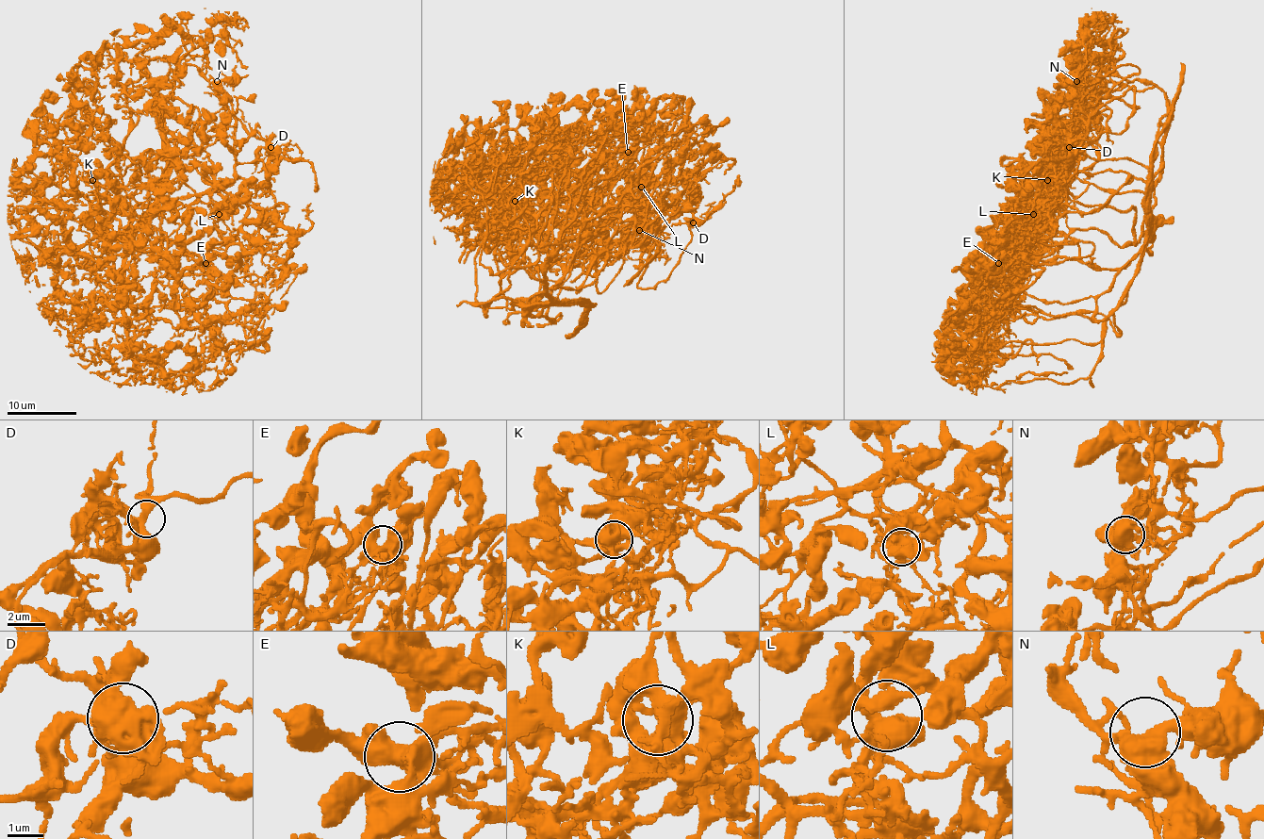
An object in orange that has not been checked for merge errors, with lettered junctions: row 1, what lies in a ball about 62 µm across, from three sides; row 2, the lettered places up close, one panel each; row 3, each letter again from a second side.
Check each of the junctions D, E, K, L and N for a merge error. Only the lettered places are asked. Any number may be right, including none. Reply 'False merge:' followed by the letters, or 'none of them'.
False merge: none of them

